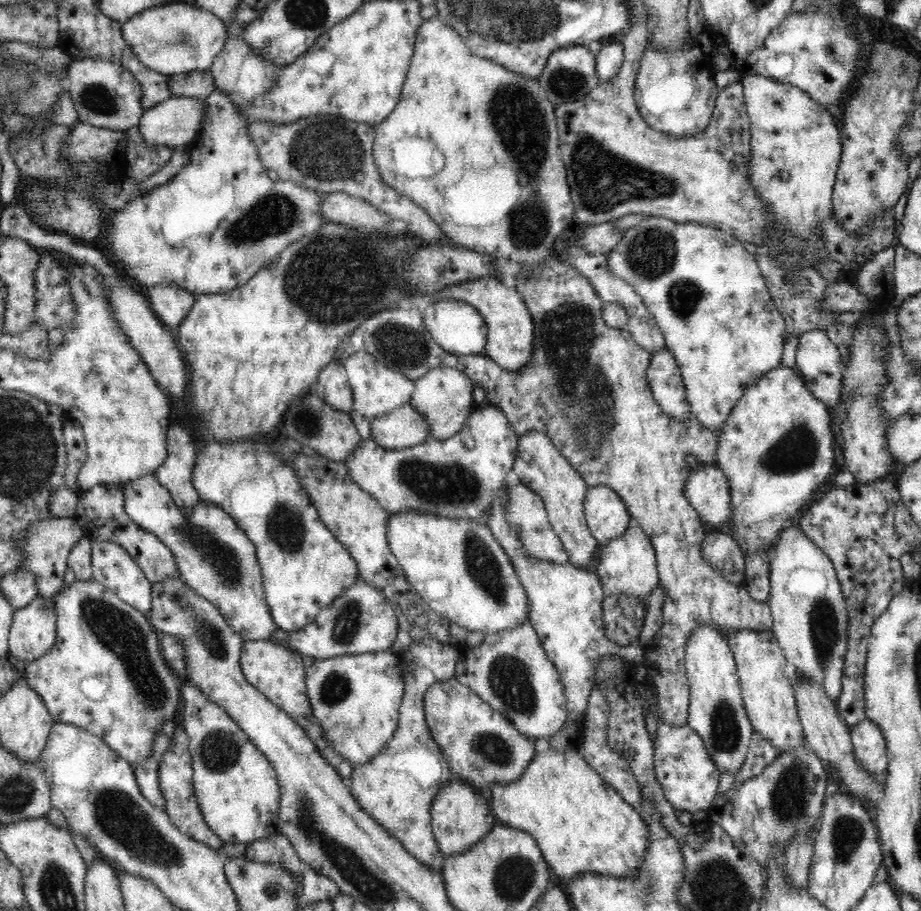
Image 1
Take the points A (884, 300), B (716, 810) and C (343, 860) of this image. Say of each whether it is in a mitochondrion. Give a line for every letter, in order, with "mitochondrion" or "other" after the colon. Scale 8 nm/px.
A: other
B: other
C: mitochondrion

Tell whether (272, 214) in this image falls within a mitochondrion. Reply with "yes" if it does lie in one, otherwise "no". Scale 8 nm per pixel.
yes

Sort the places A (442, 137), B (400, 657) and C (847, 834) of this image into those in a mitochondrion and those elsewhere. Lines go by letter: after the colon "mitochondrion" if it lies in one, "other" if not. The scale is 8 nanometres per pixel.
A: other
B: other
C: mitochondrion

